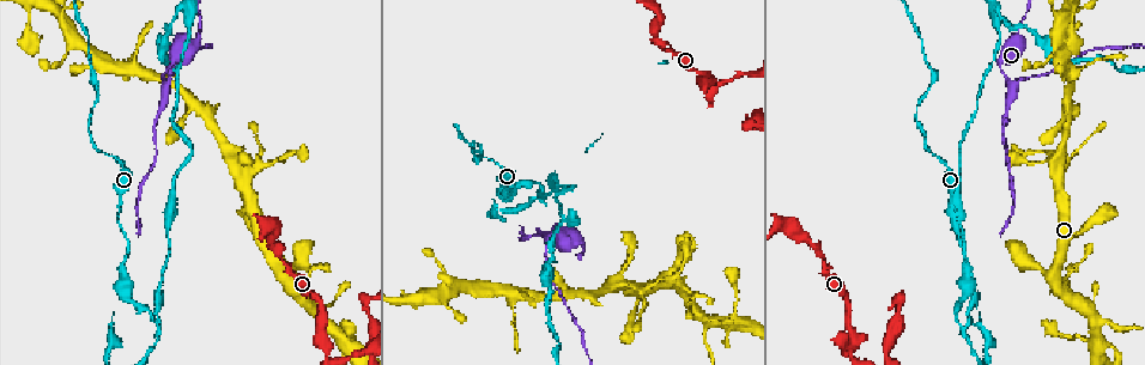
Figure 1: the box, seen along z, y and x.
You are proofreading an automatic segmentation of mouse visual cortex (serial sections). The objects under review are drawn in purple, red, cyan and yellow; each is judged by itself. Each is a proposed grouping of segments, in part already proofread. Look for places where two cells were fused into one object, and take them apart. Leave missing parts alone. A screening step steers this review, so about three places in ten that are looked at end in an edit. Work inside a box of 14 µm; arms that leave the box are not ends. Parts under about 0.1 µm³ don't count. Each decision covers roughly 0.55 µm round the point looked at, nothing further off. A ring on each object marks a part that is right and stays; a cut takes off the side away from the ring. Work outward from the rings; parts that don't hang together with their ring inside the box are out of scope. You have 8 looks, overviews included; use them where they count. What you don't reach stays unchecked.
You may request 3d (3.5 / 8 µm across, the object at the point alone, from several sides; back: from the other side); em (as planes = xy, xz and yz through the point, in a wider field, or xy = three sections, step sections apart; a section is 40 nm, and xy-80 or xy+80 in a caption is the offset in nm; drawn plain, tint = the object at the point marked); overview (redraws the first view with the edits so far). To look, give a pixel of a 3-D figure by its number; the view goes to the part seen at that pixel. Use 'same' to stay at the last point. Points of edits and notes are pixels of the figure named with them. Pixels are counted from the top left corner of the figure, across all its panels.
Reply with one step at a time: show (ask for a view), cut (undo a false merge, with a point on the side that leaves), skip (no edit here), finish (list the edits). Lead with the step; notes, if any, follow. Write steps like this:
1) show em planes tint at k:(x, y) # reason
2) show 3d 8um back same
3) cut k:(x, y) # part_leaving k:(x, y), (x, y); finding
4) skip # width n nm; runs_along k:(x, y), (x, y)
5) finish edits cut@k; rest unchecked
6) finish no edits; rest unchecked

show 3d 3.5um at 1:(198, 105) # a narrow waist

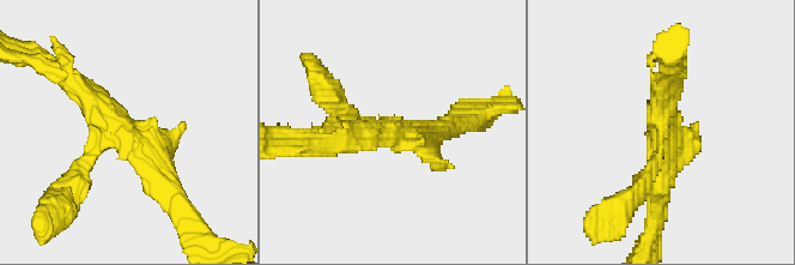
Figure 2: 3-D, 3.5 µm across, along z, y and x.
show em xy step 2 tint at 2:(125, 126)

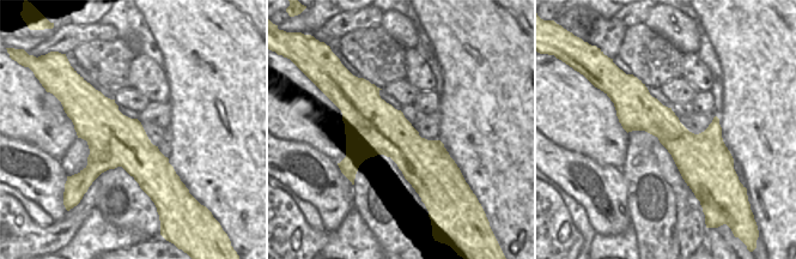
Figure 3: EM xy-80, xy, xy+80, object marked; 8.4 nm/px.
skip # runs_along 2:(171, 191), (149, 154), (60, 73); continuous, no second cell

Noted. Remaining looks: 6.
show 3d 3.5um back at 1:(163, 86) # a fork

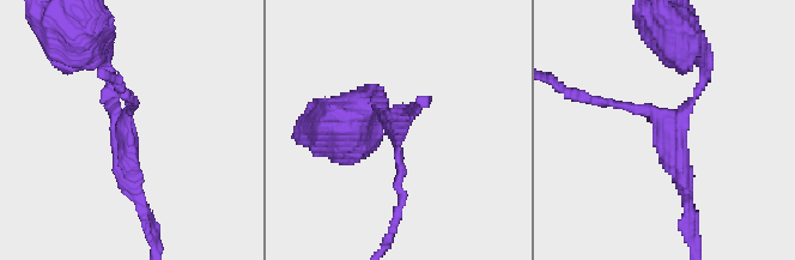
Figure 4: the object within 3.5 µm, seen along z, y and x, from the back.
show em xy step 3 tint at 4:(391, 126) # arms 3; arm_widths 150, 150, 250 nm; need the tissue

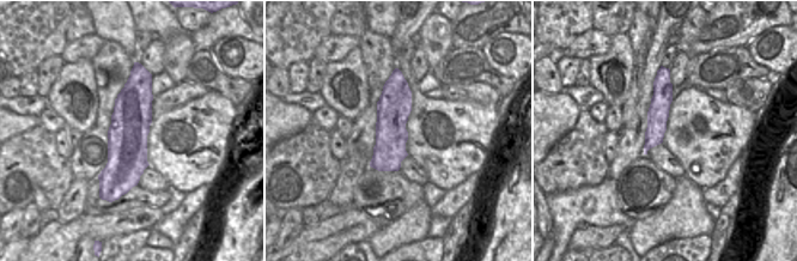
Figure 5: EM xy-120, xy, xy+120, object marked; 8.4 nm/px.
skip # runs_along 4:(103, 64), (140, 204); one cell here

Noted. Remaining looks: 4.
show 3d 8um at 1:(159, 327) # a fork

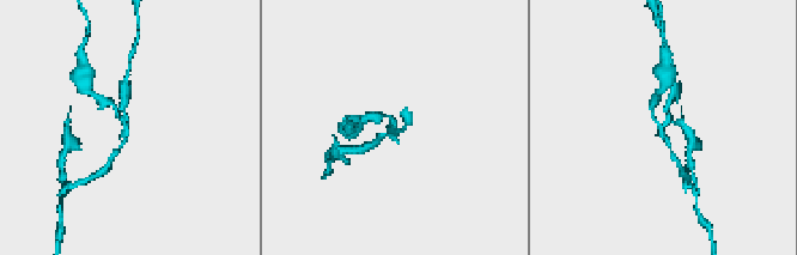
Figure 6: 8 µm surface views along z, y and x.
show 3d 3.5um at 6:(659, 126)

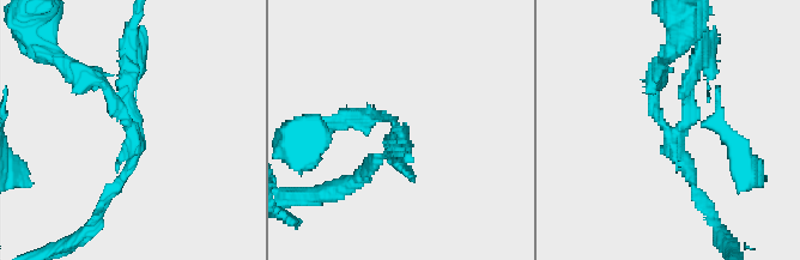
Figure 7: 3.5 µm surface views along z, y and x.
show em xy step 1 tint at 7:(671, 132) # arms 3; arm_widths 150, 150, 150 nm

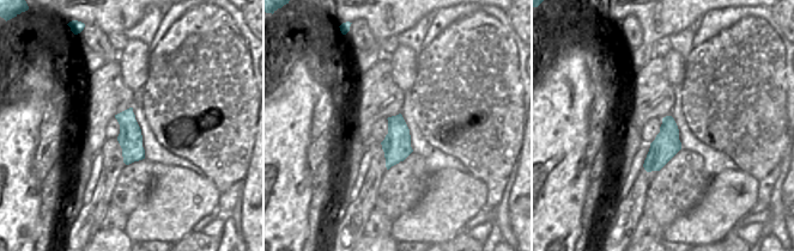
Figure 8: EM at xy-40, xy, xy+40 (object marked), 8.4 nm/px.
cut 7:(701, 200) # width 240 nm; part_leaving 7:(661, 122), (689, 119), (702, 48); two cells meet here

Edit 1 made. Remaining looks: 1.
finish edits cut@7; rest unchecked

